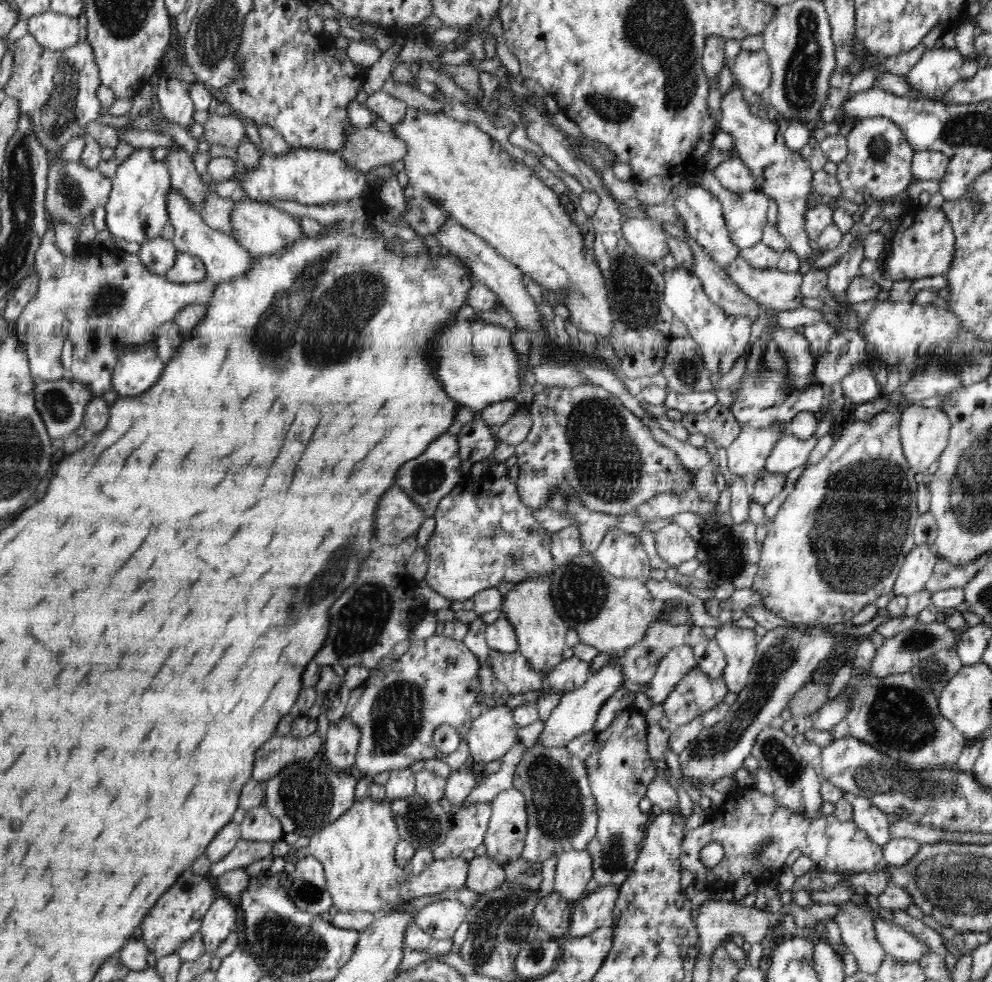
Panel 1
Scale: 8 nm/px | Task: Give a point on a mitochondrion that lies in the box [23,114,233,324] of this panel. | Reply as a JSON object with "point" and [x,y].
{"point":[69,190]}

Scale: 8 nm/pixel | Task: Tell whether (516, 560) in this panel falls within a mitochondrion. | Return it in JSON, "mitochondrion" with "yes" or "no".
{"mitochondrion":"yes"}

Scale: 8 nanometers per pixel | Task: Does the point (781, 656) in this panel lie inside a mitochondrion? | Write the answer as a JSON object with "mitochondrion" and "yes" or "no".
{"mitochondrion":"yes"}

